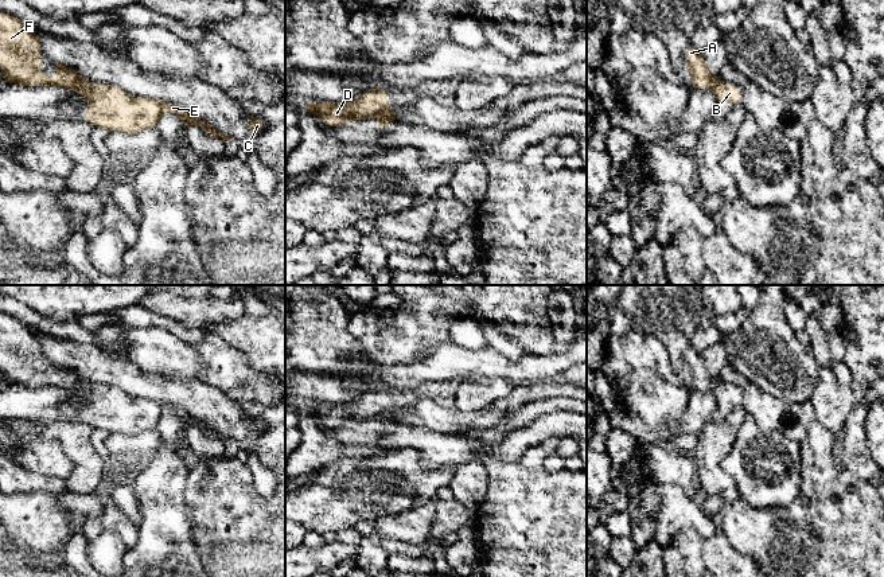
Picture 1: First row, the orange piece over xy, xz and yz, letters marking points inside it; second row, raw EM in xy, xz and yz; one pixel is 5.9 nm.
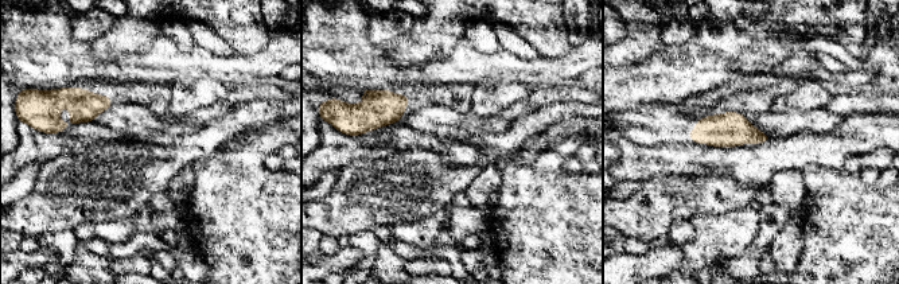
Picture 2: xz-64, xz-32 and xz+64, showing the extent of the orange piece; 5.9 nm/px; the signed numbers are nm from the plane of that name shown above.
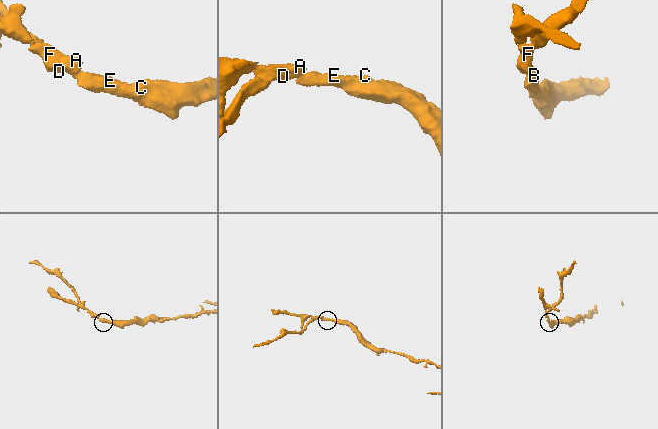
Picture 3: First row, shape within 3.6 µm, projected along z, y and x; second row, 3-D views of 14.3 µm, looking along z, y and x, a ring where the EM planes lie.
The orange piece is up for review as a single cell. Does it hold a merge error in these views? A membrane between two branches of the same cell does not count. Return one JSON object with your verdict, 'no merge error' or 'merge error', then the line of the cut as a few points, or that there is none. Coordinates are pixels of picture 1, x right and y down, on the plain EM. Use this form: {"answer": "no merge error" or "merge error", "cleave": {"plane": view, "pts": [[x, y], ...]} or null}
{"answer": "merge error", "cleave": {"plane": "xz", "pts": [[389, 410], [377, 417]]}}

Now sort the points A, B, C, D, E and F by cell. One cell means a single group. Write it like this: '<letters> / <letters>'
A D F / B C E

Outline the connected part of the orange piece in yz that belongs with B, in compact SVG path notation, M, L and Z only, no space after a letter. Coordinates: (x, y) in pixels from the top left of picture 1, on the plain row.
M717 381L712 391L717 405L737 405L741 401L740 390L725 382Z

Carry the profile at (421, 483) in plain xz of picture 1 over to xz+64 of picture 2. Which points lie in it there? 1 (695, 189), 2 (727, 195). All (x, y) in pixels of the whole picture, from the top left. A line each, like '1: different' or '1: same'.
1: same
2: same

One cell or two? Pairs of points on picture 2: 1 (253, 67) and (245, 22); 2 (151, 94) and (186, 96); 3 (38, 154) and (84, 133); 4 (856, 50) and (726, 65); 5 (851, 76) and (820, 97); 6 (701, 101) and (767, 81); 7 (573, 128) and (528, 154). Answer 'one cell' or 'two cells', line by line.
1: two cells
2: two cells
3: one cell
4: one cell
5: two cells
6: one cell
7: one cell

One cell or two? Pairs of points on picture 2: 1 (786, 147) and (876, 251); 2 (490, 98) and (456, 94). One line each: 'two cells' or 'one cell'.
1: two cells
2: two cells

